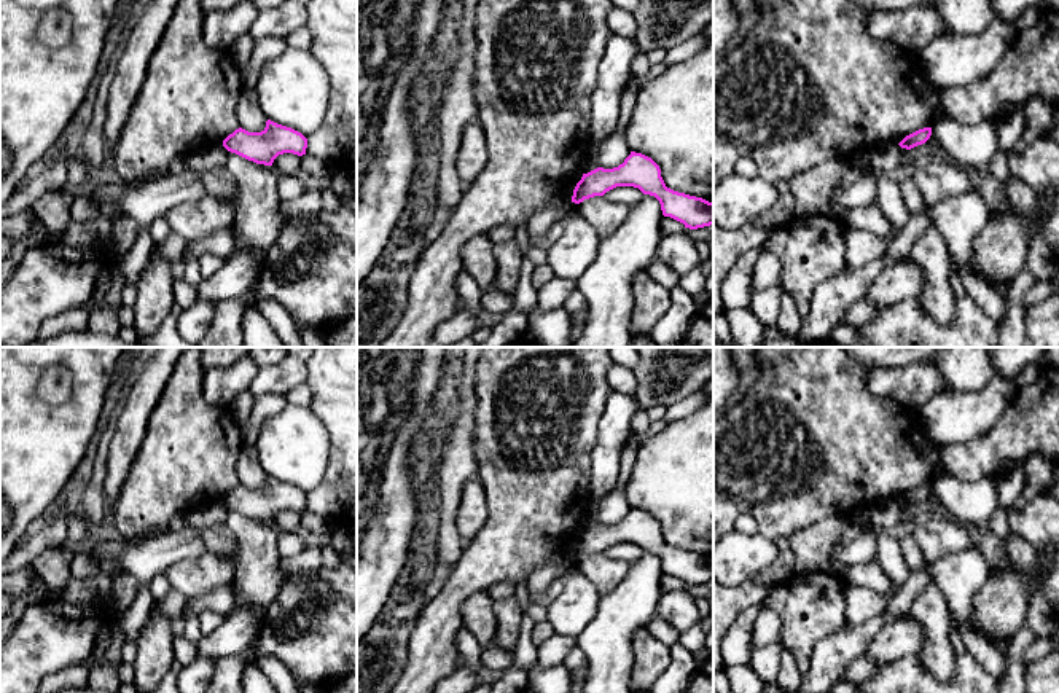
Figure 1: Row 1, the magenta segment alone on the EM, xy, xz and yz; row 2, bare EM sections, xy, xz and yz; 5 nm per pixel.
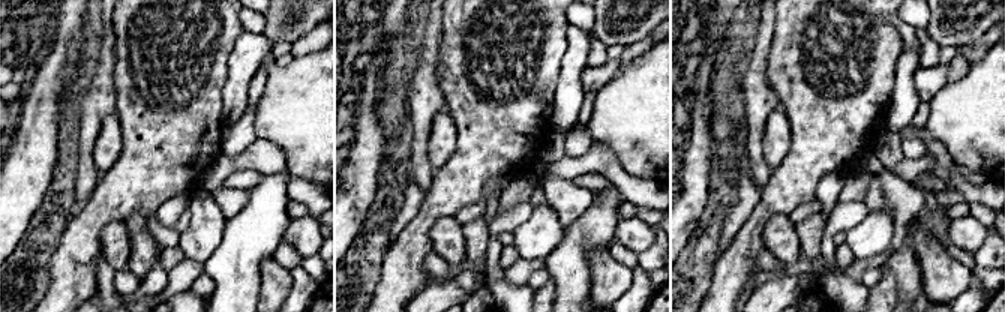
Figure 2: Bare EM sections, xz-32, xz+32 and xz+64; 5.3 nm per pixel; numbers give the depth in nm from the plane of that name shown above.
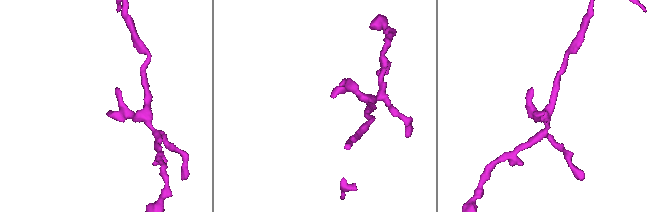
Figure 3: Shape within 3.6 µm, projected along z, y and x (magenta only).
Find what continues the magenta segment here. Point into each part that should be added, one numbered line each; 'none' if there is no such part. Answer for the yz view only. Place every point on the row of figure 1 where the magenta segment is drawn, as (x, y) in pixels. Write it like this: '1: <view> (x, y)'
none

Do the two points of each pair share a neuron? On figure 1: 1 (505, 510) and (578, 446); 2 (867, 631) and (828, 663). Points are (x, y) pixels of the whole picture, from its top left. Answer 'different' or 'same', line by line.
1: same
2: same

